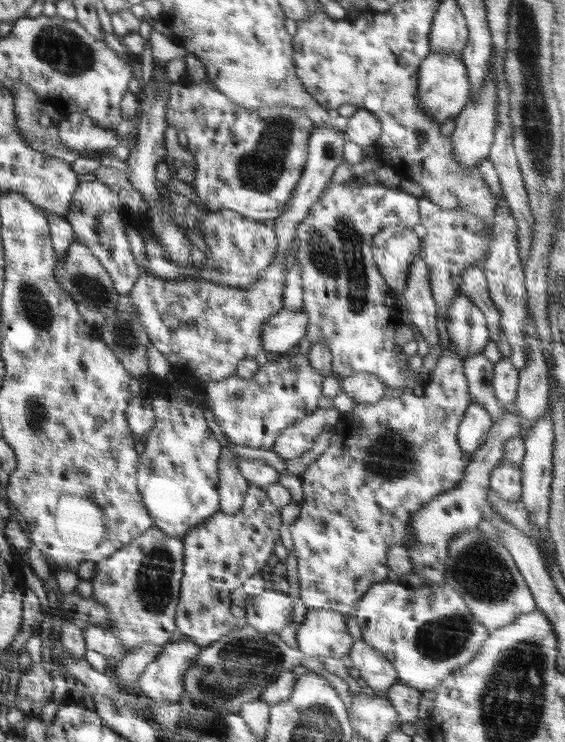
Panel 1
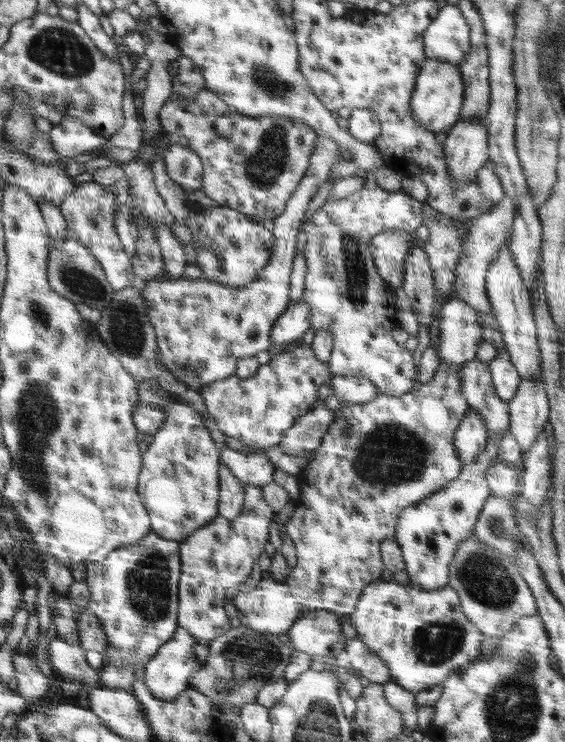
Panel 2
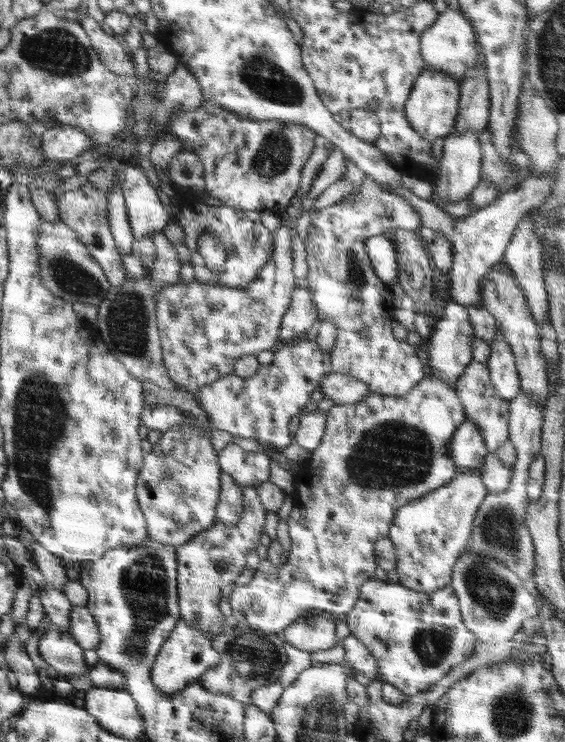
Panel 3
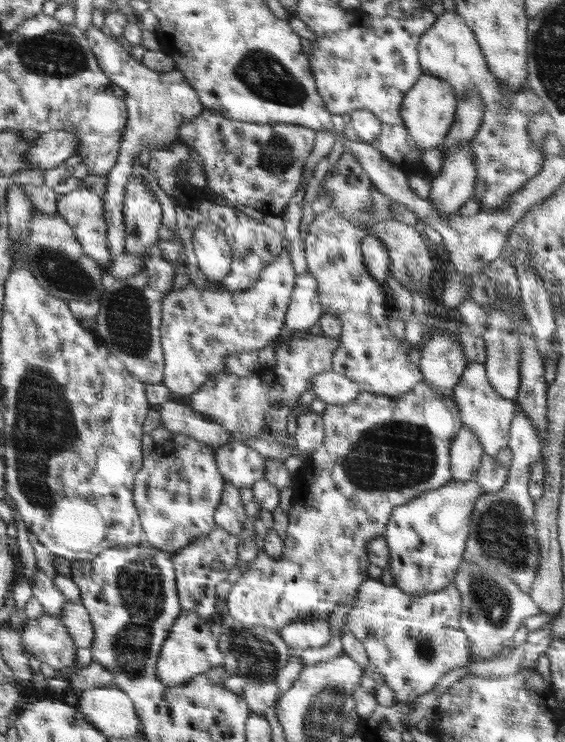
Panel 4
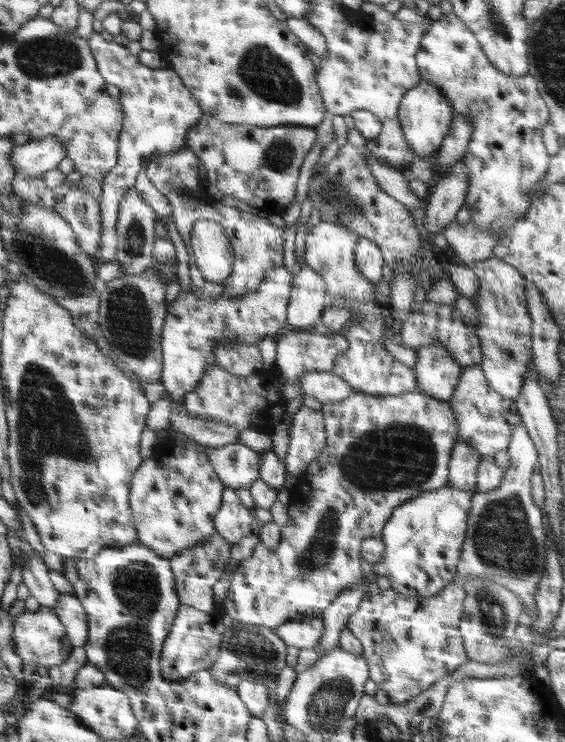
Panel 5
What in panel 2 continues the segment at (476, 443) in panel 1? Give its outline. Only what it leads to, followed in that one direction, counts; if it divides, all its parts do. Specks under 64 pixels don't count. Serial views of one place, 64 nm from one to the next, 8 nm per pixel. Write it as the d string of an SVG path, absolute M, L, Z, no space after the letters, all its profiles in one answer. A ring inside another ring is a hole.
M471 408L461 420L454 436L453 445L464 466L475 463L478 455L485 451L488 443L484 419Z

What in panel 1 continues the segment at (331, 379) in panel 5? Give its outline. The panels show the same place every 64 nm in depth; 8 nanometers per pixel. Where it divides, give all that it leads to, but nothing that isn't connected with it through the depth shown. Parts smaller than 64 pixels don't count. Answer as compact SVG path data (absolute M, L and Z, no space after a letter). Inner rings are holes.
M357 372L339 380L342 392L358 403L372 404L386 396L385 384L370 372Z

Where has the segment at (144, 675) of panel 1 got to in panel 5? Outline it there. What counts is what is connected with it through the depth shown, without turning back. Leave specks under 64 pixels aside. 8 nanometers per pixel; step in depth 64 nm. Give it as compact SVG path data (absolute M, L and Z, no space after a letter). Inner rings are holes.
M180 605L161 650L159 665L162 676L170 682L180 682L195 672L209 669L219 658L225 630L222 620L210 613L200 612L188 605Z

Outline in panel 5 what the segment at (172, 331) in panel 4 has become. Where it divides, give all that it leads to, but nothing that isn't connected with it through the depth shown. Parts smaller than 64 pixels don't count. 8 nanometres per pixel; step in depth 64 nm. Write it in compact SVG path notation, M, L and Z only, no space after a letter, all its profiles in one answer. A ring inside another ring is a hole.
M283 264L271 268L259 288L244 296L215 296L216 300L200 300L191 290L187 290L180 292L170 307L166 304L167 315L161 332L163 365L160 382L171 394L174 403L180 403L187 392L196 388L208 365L216 365L214 348L220 341L258 344L262 336L274 336L287 330L292 279L292 273Z

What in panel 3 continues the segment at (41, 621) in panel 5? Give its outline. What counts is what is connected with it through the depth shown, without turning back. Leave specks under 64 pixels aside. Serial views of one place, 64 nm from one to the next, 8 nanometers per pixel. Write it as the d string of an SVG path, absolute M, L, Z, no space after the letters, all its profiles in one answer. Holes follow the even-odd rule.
M50 622L46 634L38 640L38 652L54 676L66 678L69 674L84 674L89 665L83 657L83 648L66 632Z

